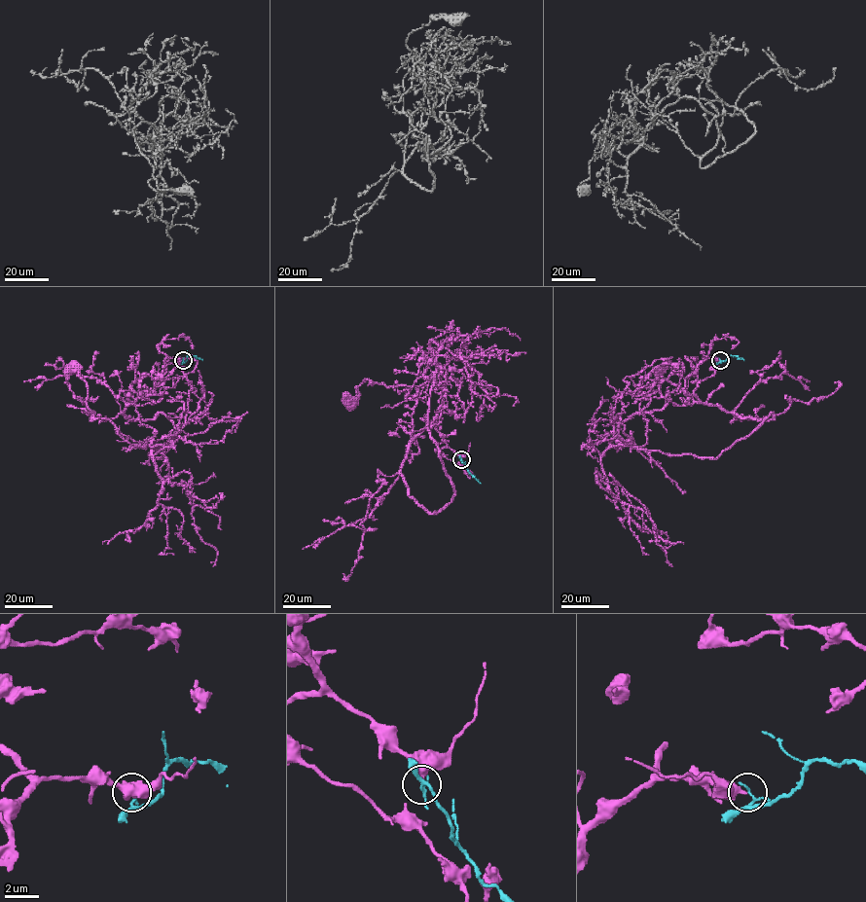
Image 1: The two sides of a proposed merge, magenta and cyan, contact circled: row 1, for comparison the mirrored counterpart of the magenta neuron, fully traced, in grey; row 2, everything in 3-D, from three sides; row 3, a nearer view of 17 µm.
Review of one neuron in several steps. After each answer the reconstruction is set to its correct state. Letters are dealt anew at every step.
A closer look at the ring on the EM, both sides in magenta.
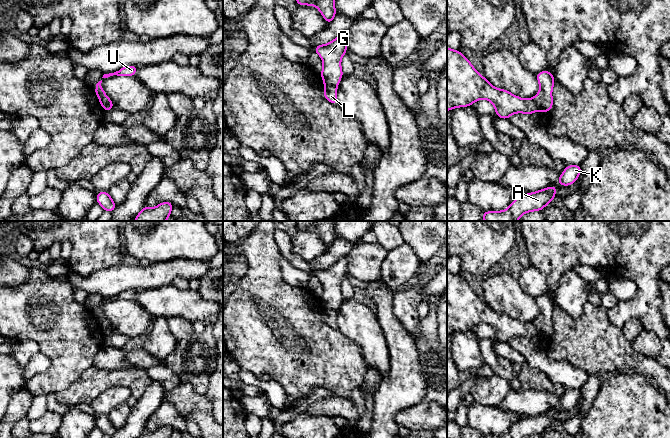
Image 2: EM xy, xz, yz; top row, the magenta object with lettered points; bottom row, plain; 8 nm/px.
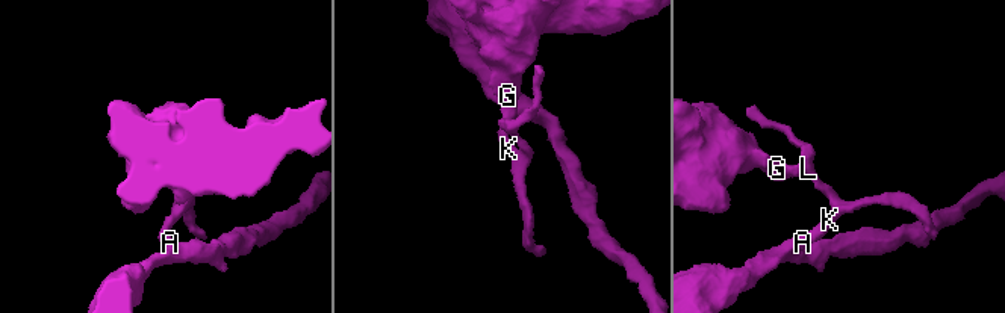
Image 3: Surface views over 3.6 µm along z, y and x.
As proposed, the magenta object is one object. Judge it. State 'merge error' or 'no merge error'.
merge error

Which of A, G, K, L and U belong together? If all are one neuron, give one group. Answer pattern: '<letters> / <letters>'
A K L U / G

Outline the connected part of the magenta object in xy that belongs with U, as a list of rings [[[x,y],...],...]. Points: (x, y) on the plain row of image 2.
[[[125,290],[114,297],[104,298],[102,302],[108,302],[113,299],[117,300],[136,300],[137,290]]]

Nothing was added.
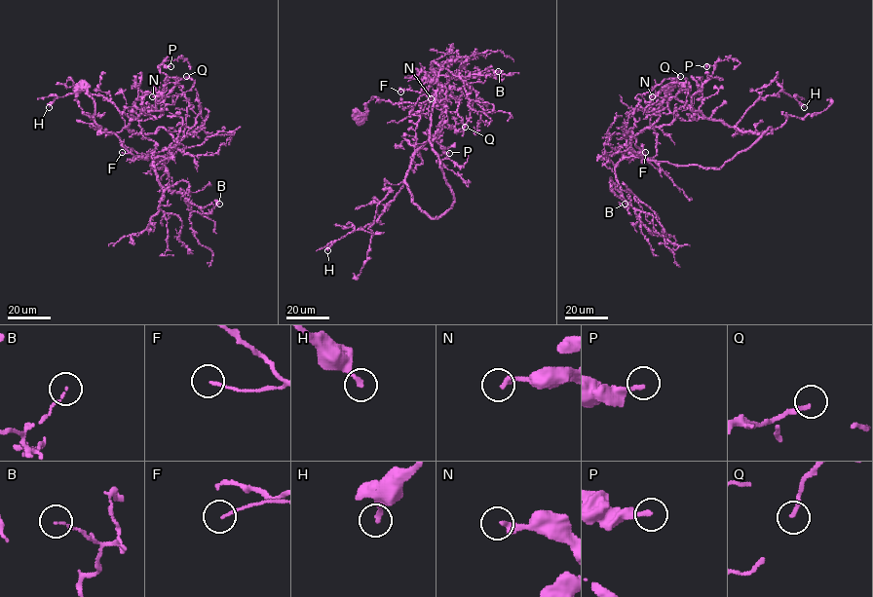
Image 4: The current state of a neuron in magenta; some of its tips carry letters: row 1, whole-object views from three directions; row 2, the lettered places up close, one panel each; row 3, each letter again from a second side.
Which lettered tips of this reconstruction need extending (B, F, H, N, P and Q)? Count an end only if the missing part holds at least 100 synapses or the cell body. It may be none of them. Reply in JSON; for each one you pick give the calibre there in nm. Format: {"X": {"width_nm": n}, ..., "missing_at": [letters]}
{"missing_at": []}

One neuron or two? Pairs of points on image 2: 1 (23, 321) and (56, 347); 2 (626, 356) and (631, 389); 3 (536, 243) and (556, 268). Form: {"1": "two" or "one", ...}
{"1": "one", "2": "two", "3": "one"}

